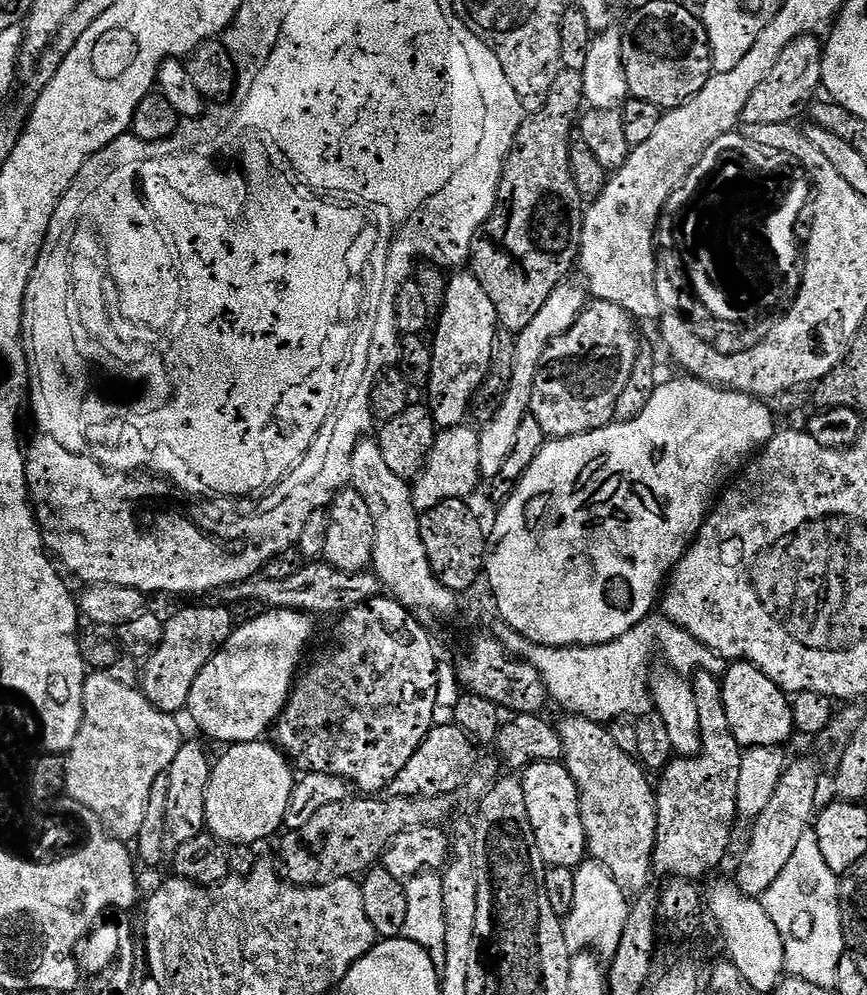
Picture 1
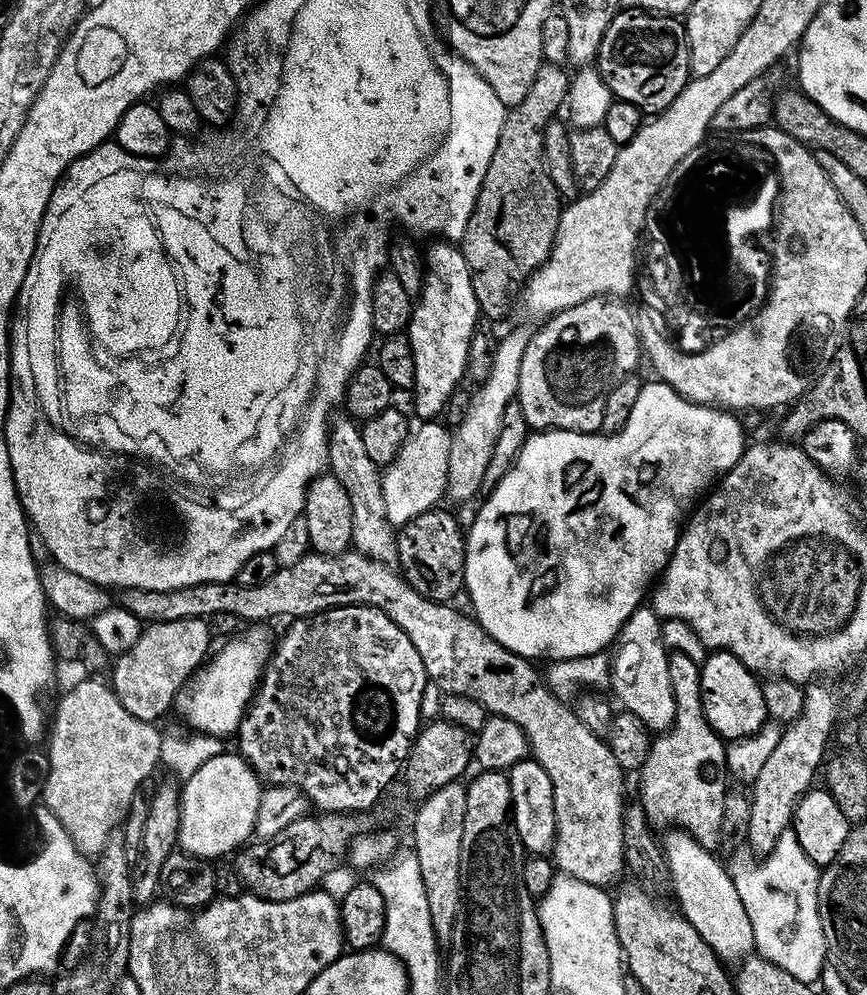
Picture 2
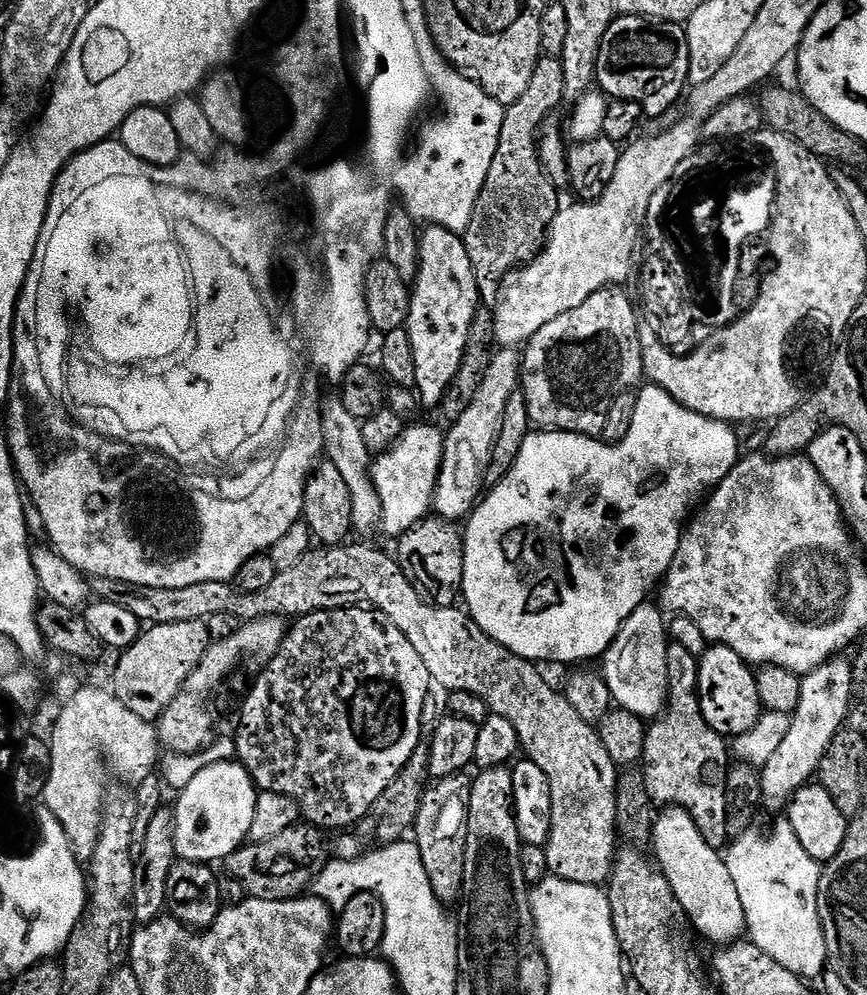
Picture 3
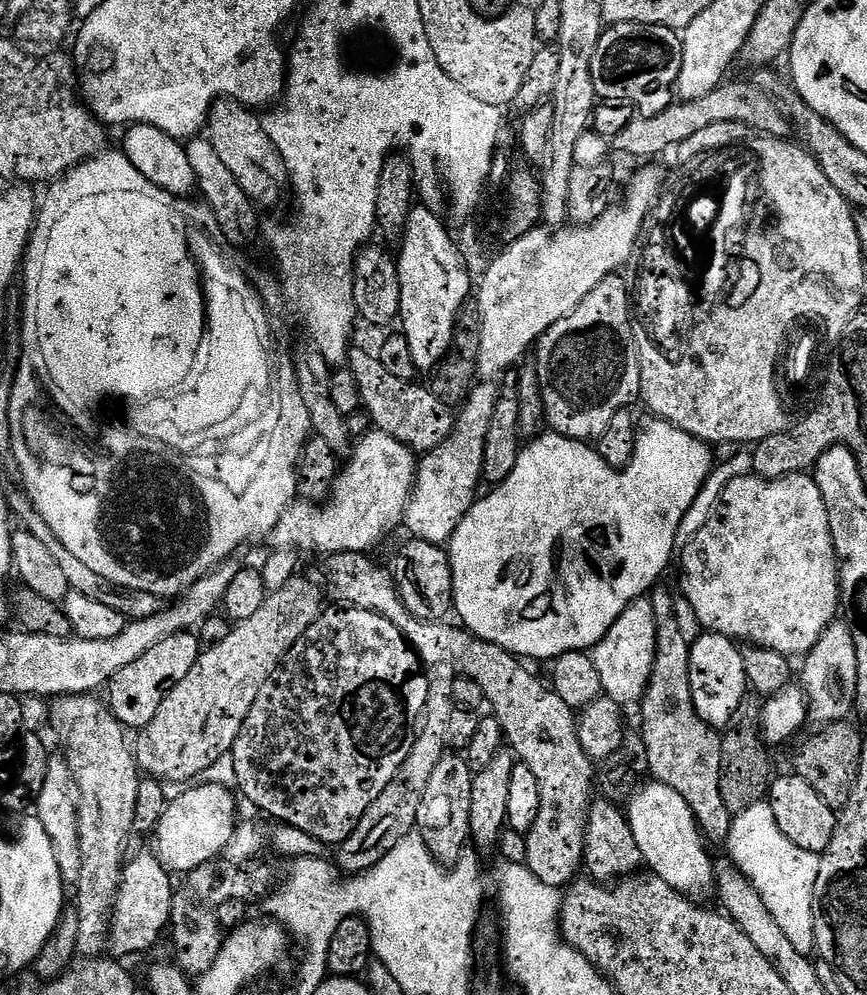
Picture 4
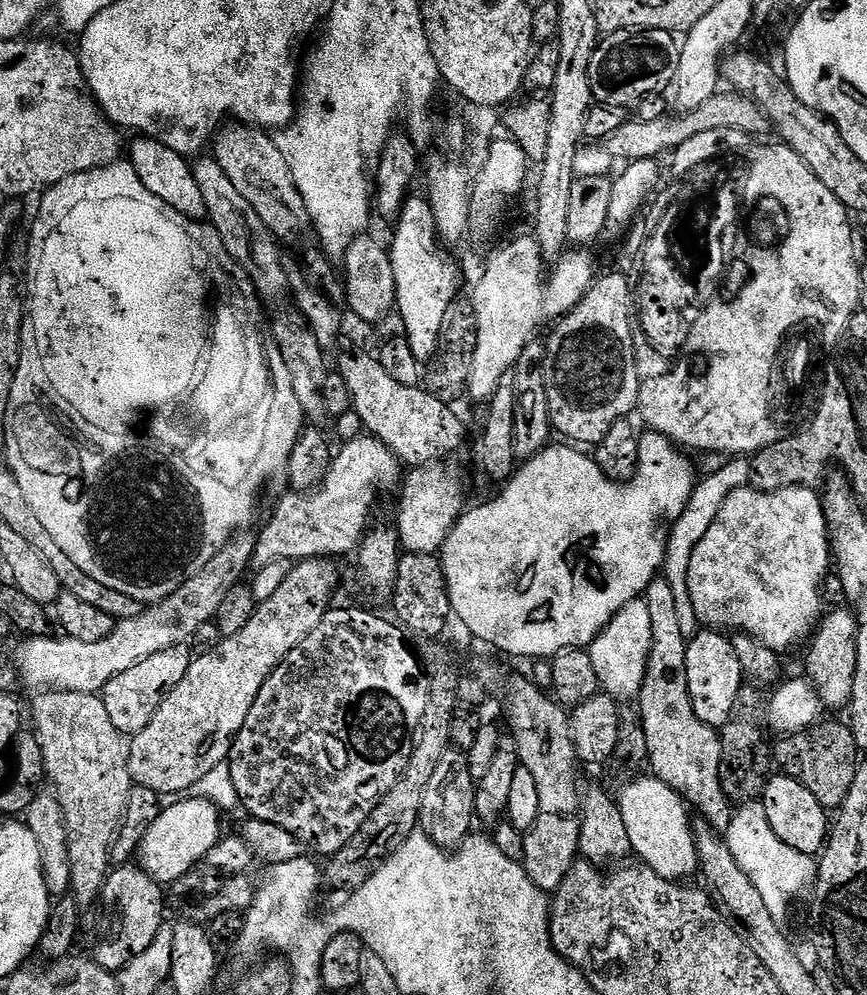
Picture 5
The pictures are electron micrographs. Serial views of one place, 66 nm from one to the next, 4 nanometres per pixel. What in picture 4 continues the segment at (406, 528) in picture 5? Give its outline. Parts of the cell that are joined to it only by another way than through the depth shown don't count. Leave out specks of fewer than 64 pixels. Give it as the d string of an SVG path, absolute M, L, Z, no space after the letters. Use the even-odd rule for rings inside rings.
M480 382L468 395L468 400L455 417L452 433L419 461L414 477L414 491L408 501L406 528L418 540L447 545L456 527L478 499L476 491L482 488L482 458L486 450L488 433L493 431L496 400L500 388L492 382Z

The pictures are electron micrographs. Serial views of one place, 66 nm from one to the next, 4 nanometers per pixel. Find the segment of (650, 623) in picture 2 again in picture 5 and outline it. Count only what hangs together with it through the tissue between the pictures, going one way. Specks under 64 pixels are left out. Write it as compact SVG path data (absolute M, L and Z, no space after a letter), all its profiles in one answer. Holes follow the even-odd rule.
M641 598L631 600L626 607L606 625L599 636L592 641L587 654L593 660L594 671L598 676L601 689L617 702L632 702L639 697L646 666L652 649L652 627L650 610Z

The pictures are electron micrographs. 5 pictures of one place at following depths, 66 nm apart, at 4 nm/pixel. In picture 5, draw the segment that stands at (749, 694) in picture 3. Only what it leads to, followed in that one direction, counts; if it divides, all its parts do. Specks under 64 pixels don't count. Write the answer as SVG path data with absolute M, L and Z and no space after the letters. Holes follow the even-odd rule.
M701 630L696 637L688 641L686 650L686 682L690 690L690 702L694 706L694 714L706 722L706 726L717 730L733 719L737 711L742 685L746 677L738 662L738 654L734 654L734 646L727 635L716 630Z

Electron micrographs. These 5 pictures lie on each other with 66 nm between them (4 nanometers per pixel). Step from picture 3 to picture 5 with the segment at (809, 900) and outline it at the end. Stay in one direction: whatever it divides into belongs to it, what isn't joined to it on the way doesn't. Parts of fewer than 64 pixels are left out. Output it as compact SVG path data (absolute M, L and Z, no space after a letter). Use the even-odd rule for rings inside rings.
M763 803L742 804L735 809L732 821L726 833L726 843L730 854L737 865L749 876L750 882L758 888L770 914L779 922L788 916L788 907L792 899L816 879L817 861L813 857L794 850L794 846L786 846L774 830L770 830L770 822L766 818Z

